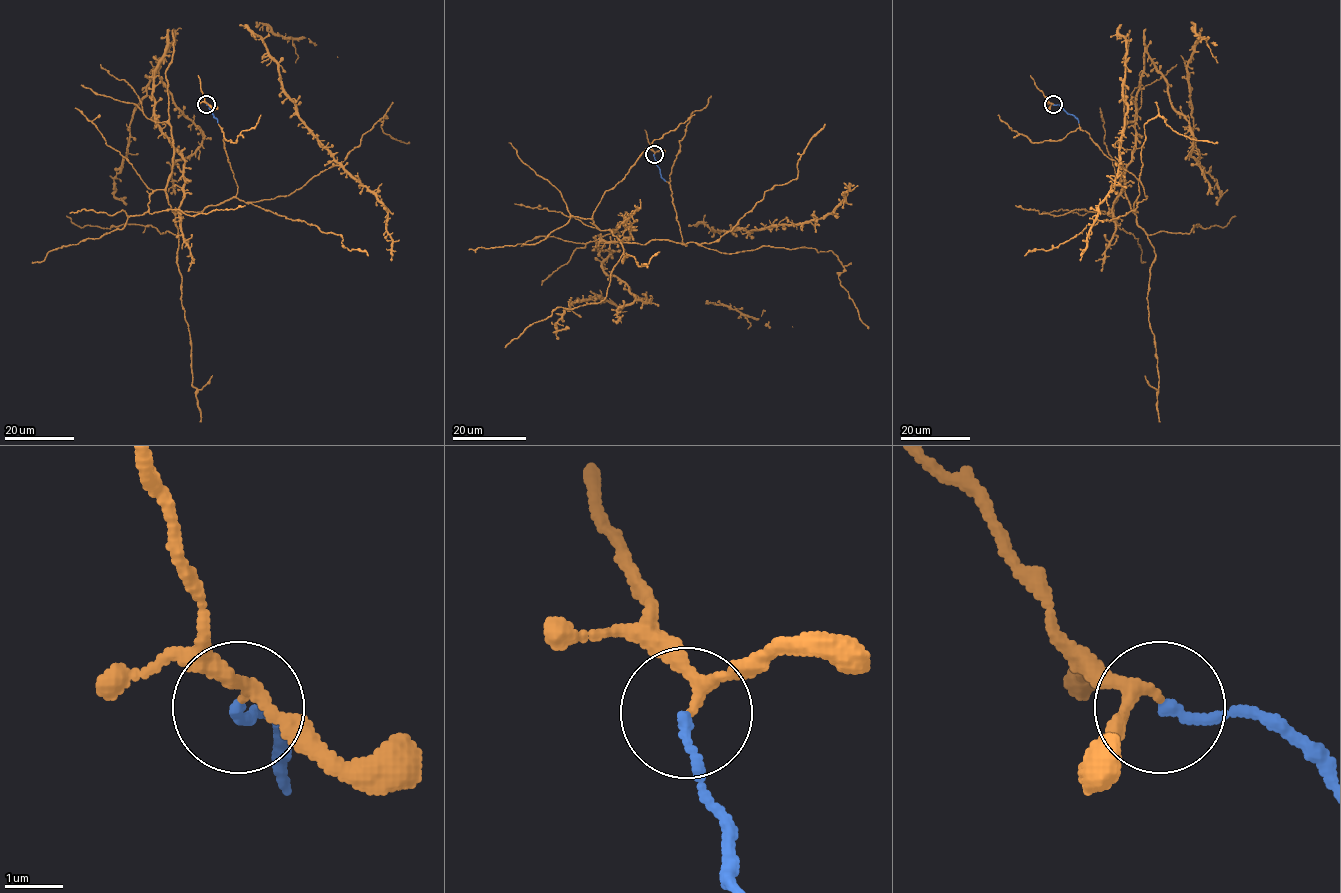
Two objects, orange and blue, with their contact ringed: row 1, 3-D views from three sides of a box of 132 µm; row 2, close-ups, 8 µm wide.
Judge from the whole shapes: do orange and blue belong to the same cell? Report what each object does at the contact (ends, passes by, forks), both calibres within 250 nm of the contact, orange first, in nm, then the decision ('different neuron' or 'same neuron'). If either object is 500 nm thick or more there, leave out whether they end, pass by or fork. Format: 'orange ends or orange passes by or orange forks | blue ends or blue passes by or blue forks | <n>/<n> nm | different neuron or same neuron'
orange passes by | blue ends | 170/160 nm | same neuron

